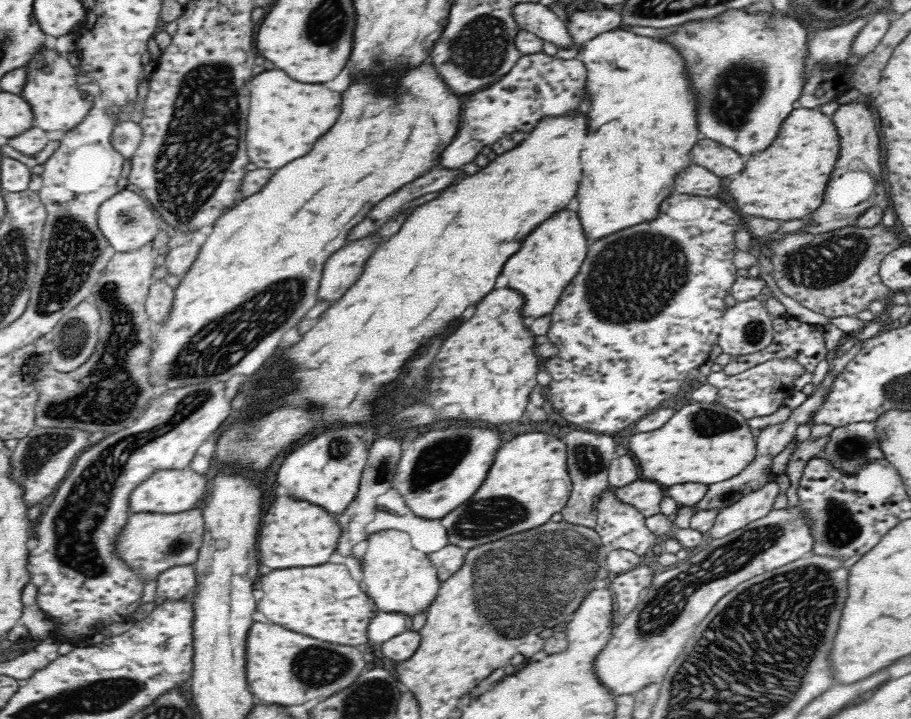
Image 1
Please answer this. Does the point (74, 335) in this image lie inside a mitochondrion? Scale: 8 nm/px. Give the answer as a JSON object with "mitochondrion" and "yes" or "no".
{"mitochondrion":"yes"}

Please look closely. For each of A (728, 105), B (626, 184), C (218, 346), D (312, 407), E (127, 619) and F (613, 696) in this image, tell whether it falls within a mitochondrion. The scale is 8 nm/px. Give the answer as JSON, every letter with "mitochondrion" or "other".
{"A":"mitochondrion","B":"other","C":"mitochondrion","D":"other","E":"other","F":"other"}

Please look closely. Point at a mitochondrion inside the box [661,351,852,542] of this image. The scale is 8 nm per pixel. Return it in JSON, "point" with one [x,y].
{"point":[707,423]}

